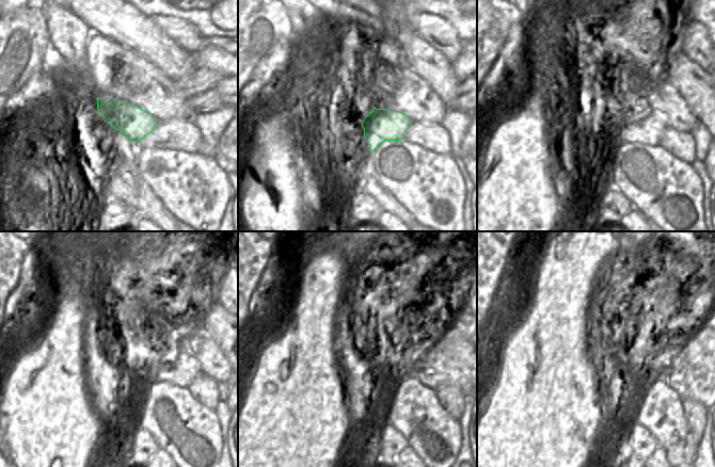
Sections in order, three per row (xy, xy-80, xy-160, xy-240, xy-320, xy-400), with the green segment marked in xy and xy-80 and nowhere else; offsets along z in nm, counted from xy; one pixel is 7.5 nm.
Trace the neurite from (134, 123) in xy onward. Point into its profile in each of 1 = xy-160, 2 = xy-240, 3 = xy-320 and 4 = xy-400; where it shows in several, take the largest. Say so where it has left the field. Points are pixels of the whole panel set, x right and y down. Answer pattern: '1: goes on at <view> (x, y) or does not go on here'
1: goes on at xy-160 (648, 131)
2: goes on at xy-240 (181, 371)
3: goes on at xy-320 (451, 370)
4: goes on at xy-400 (694, 377)

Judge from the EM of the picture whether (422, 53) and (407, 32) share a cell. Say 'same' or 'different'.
same

